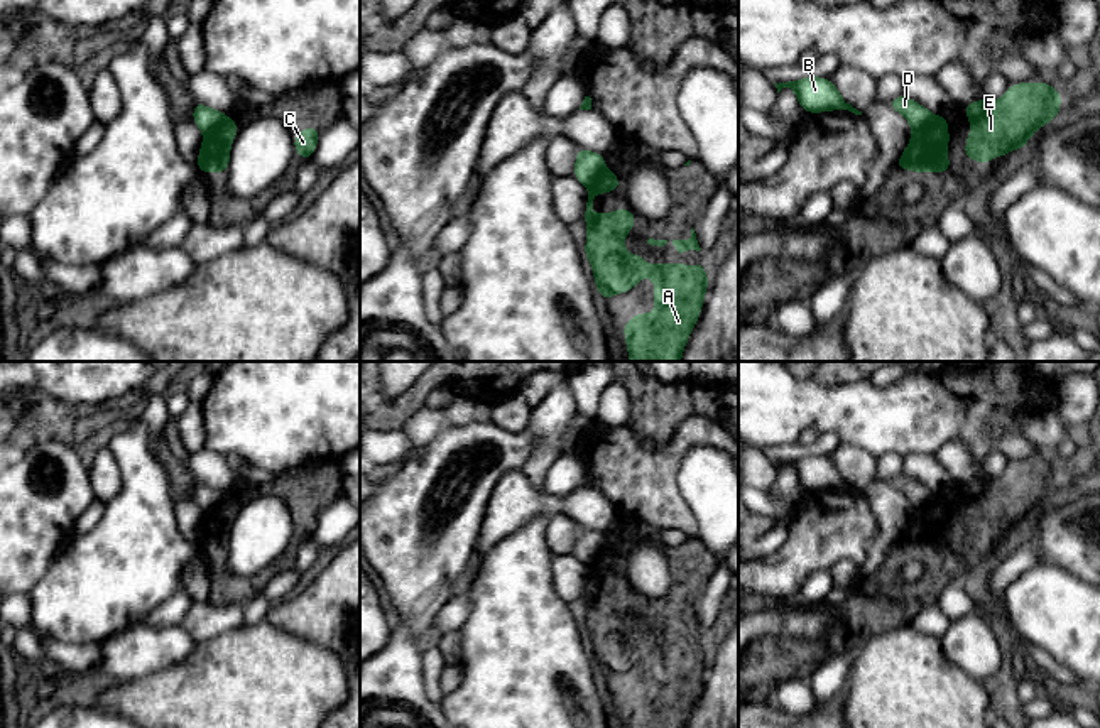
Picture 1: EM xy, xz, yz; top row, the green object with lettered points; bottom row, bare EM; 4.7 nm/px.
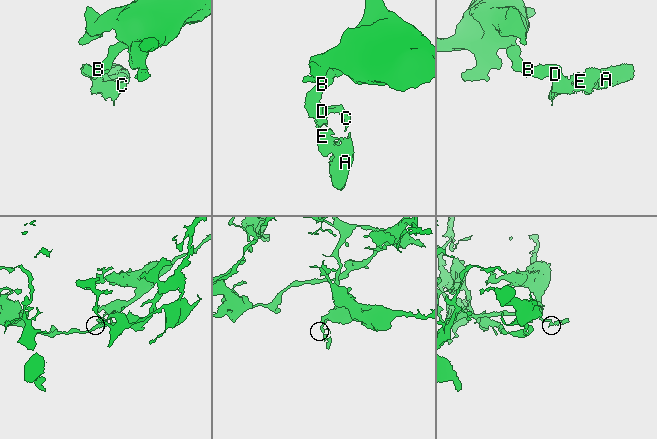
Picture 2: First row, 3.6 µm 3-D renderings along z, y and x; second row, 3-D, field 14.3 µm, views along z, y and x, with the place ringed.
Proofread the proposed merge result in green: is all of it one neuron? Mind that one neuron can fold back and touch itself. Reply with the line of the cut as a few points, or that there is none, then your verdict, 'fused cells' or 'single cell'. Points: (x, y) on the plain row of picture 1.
xy (228, 497), (205, 512) | fused cells

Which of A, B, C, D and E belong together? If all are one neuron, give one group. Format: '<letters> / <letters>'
A C E / B D

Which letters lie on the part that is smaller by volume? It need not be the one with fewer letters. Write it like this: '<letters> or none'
A, C, E

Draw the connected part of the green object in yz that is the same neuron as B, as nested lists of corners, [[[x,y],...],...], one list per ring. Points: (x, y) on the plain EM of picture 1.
[[[806,454],[799,459],[774,461],[777,471],[782,466],[791,466],[796,471],[799,485],[808,492],[821,492],[831,488],[848,488],[862,493],[857,486],[847,481],[838,471],[836,465],[828,456]]]

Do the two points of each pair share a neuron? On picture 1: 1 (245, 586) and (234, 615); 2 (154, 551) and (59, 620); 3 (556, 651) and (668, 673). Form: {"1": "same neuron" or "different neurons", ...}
{"1": "different neurons", "2": "same neuron", "3": "different neurons"}

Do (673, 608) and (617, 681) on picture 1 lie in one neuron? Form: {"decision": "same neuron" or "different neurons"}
{"decision": "same neuron"}

